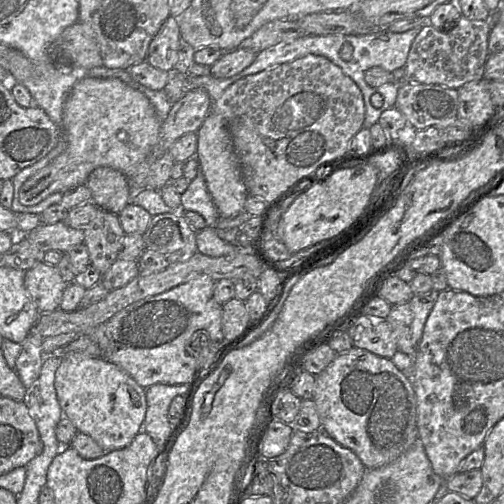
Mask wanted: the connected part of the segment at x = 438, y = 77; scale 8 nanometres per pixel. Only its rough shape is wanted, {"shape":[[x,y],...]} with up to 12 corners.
{"shape":[[425,22],[405,82],[459,89],[483,78],[492,26]]}

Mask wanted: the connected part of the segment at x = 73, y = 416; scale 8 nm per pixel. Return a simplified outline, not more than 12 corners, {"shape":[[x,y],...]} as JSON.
{"shape":[[102,357],[55,372],[63,416],[105,453],[129,446],[145,389]]}

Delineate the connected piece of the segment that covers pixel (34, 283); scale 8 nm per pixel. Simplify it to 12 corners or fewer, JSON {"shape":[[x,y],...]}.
{"shape":[[43,261],[25,271],[24,285],[41,313],[57,310],[67,287]]}

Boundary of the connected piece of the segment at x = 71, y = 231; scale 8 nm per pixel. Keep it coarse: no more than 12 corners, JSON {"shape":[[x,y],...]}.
{"shape":[[65,221],[41,224],[25,236],[42,255],[84,242]]}

